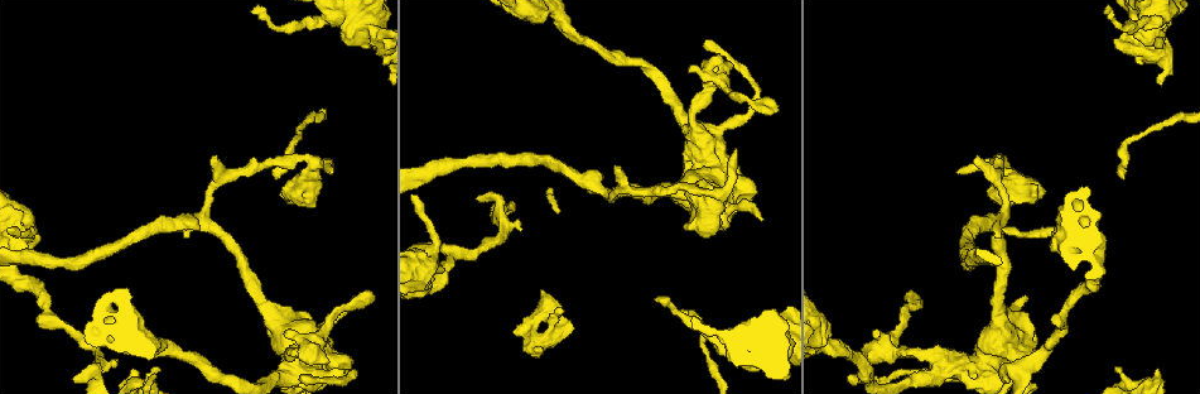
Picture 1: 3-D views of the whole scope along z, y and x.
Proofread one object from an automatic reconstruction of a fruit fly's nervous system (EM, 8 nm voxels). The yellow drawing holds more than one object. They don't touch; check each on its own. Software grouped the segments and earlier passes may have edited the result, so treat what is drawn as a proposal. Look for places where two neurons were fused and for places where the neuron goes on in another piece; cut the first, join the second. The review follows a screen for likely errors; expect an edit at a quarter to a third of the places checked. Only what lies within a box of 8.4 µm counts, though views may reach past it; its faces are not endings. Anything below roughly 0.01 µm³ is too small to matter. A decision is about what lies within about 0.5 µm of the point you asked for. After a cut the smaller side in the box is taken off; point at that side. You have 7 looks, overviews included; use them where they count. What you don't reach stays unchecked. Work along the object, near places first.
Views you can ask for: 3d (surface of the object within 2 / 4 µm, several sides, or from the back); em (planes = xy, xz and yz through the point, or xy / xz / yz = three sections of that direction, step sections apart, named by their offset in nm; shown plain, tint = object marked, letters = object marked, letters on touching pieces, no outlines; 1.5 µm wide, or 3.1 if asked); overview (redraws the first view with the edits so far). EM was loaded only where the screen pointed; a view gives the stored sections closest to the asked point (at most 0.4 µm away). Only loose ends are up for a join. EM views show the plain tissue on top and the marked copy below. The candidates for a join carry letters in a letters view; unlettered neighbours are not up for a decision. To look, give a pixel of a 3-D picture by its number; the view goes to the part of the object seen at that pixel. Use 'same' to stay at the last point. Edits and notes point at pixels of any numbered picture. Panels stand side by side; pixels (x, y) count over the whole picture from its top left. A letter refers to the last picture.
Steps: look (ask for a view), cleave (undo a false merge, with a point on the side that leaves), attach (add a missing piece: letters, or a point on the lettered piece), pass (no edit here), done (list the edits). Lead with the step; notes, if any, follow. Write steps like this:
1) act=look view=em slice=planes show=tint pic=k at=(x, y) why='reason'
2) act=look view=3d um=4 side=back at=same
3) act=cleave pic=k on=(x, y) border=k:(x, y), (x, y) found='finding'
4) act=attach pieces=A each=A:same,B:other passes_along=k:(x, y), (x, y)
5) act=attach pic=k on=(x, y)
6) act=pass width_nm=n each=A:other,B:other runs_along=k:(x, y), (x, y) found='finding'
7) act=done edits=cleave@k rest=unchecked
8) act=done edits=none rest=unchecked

act=look view=em slice=planes show=tint pic=1 at=(1027, 299) why='free end'

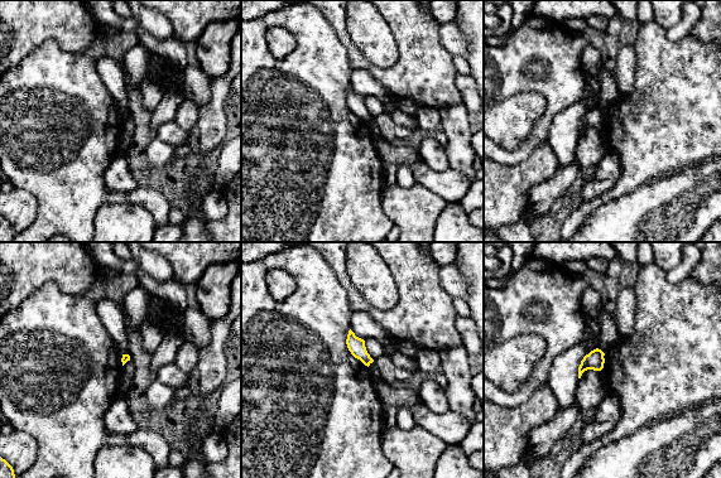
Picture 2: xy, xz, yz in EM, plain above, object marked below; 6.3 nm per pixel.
act=look view=em slice=planes show=letters at=same

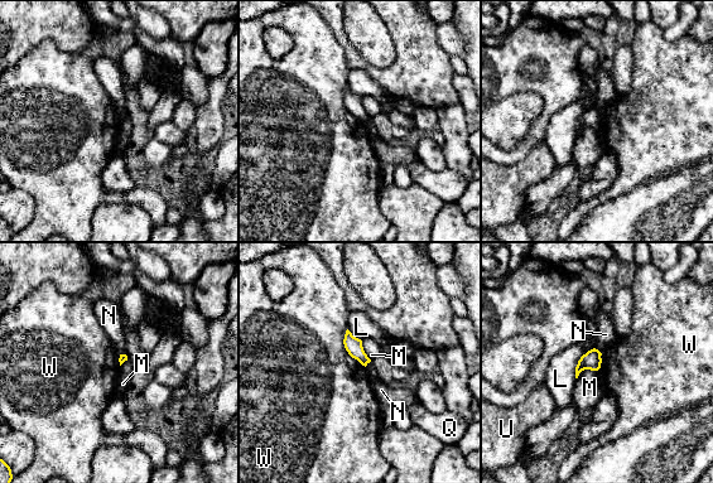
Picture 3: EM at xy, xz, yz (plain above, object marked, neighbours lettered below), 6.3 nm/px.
act=pass each=L:other,M:other,N:other,Q:other,U:other,W:other border=3:(347, 328), (343, 347), (365, 367) found='none of them fits'

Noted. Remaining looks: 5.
act=look view=3d um=2 pic=1 at=(607, 193)

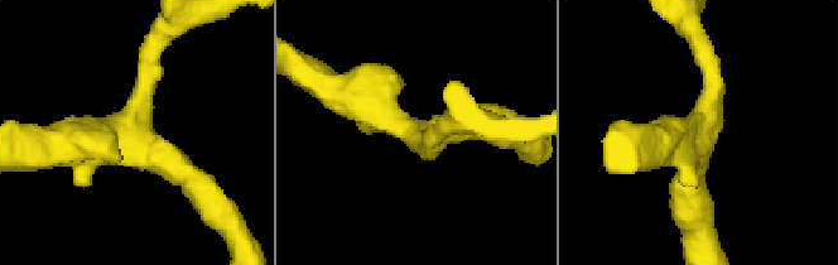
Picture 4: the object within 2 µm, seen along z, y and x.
act=look view=em slice=planes show=letters pic=4 at=(701, 138) arms=3 arm_widths_nm=170,240,280

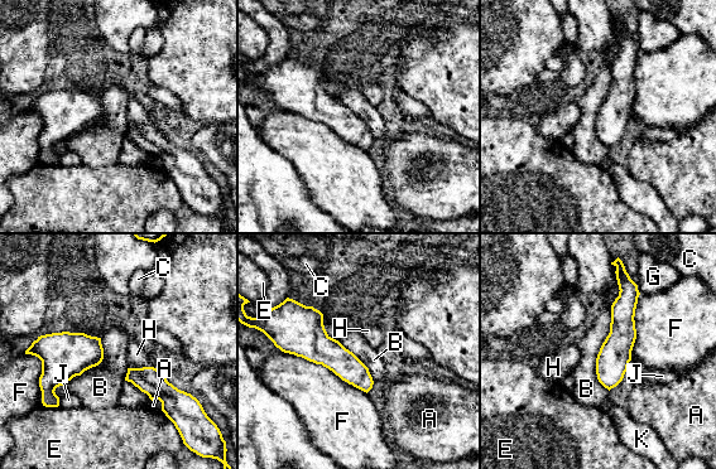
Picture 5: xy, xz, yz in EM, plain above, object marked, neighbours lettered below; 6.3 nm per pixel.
act=pass longest_contact=F:600nm each=A:other,B:other,C:other,E:other,F:other,G:other,H:other,J:other,K:other found='all the same neuron'

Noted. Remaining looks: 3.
act=look view=em slice=yz step=8 show=tint pic=1 at=(1118, 369) why='an open end'

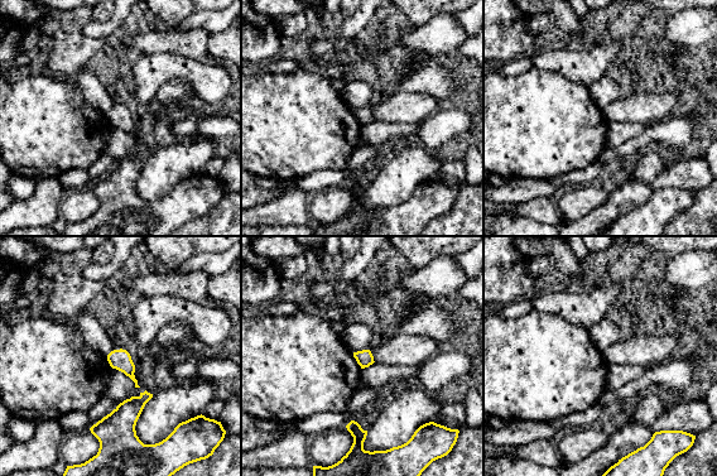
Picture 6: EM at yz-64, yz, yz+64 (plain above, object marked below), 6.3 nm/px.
act=look view=em slice=planes show=letters at=same

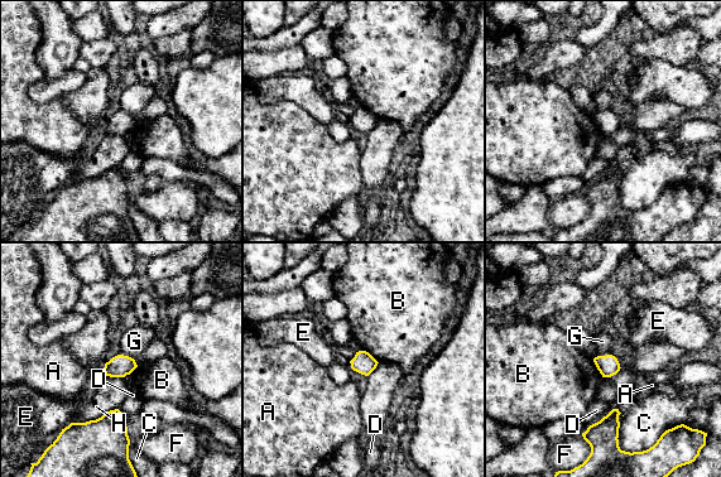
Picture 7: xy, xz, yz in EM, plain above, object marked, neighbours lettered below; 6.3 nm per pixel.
act=pass width_nm=130 longest_contact=H:320nm each=A:other,B:other,C:other,D:other,E:other,F:other,G:other,H:other found='no lettered piece goes on from it'

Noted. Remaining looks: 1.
act=done edits=none rest=unchecked

